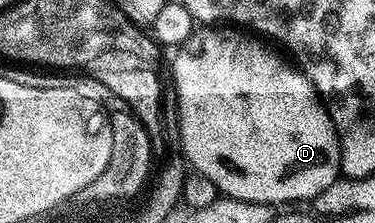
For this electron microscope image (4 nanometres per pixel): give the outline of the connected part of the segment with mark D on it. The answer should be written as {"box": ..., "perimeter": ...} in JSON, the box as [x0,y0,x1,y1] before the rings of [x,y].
{"box":[170,27,341,207],"perimeter":[[[200,27],[175,50],[176,58],[170,61],[170,71],[172,67],[172,81],[176,84],[176,105],[180,108],[180,145],[184,148],[182,157],[187,164],[197,174],[210,179],[225,198],[280,207],[283,206],[283,201],[304,201],[307,197],[308,200],[314,199],[322,191],[326,191],[326,187],[337,181],[341,176],[340,136],[336,134],[332,117],[308,76],[300,72],[295,64],[287,65],[278,54],[271,53],[263,43],[265,44],[263,40],[232,27]]]}

